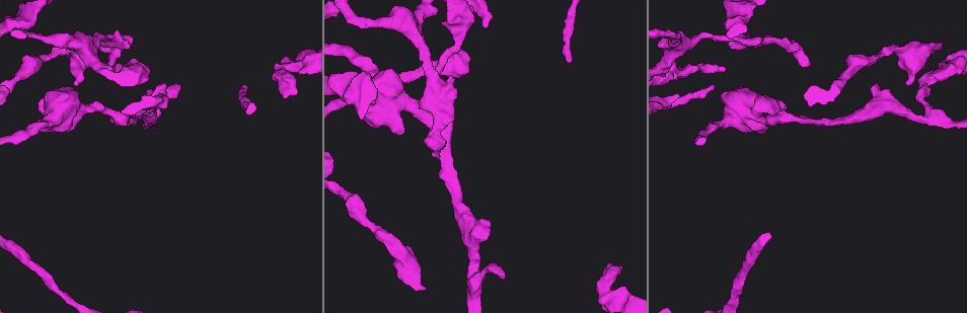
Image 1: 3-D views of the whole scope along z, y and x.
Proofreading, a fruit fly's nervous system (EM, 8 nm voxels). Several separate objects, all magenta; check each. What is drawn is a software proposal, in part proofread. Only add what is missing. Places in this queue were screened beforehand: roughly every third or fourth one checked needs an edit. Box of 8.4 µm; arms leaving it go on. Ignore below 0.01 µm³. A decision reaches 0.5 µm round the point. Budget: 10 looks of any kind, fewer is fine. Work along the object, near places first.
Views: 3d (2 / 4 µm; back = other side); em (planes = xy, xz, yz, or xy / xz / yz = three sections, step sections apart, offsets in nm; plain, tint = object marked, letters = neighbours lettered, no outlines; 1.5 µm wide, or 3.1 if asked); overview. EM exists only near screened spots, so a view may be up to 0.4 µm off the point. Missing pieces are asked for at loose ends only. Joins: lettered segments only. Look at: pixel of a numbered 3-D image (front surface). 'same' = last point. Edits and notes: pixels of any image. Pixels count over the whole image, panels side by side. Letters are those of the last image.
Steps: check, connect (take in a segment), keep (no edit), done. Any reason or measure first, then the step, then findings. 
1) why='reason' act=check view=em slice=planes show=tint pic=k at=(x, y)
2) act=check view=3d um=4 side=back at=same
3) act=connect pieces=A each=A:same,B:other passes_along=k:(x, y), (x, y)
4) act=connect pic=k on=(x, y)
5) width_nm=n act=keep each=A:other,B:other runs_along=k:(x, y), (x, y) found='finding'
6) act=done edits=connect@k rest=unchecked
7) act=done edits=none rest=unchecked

why='free end' act=check view=em slice=planes show=letters pic=1 at=(245, 89)

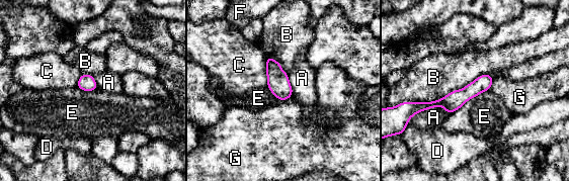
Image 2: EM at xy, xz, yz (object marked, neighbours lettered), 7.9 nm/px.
longest_contact=B:700nm act=keep each=A:other,B:other,C:other,D:other,E:other,F:other,G:other runs_along=2:(490, 80), (452, 102), (419, 104) found='none of them fits'

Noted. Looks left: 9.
why='branch stops here' act=check view=em slice=planes show=letters pic=1 at=(164, 82)

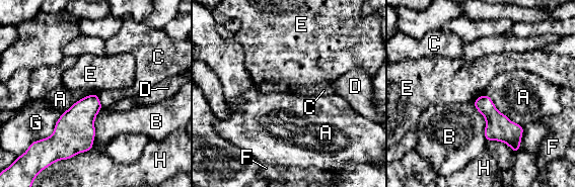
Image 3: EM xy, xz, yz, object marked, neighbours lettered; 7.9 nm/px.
act=keep each=A:other,B:other,C:other,D:other,E:other,F:other,G:other,H:other border=3:(485, 93), (474, 101) found='none of them fits'

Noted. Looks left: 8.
act=check view=3d um=2 pic=1 at=(939, 43)

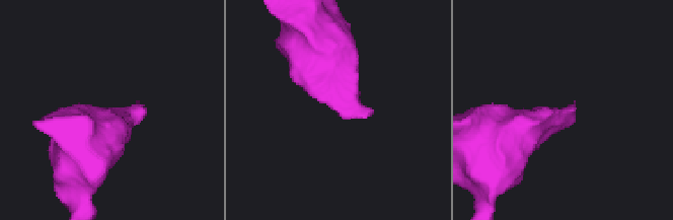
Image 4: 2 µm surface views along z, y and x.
why='now the EM' act=check view=em slice=planes show=tint pic=4 at=(141, 110)

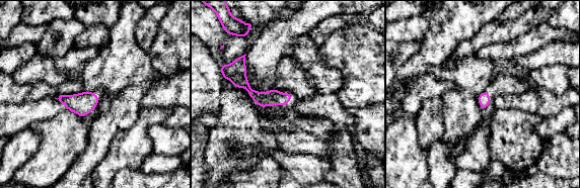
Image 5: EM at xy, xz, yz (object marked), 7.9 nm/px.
act=check view=em slice=planes show=letters at=same

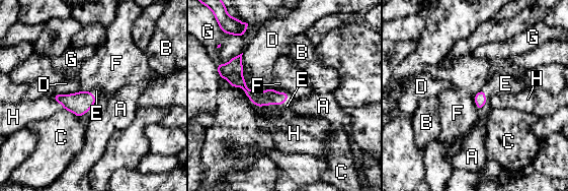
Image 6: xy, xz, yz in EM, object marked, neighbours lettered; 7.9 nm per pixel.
act=connect pieces=E each=A:other,B:other,C:other,D:other,E:same,F:other,G:other,H:other passes_along=6:(269, 97), (278, 104), (287, 106) found='the neuron continues'

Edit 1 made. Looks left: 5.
why='an open end' act=check view=em slice=xy step=4 show=letters pic=1 at=(607, 264)

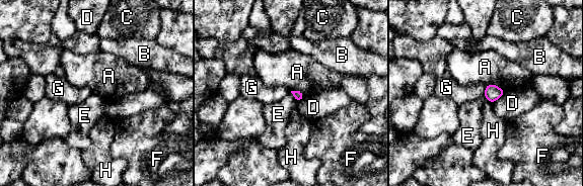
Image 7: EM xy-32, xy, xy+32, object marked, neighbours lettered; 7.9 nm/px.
why='another direction' act=check view=em slice=planes show=letters at=same

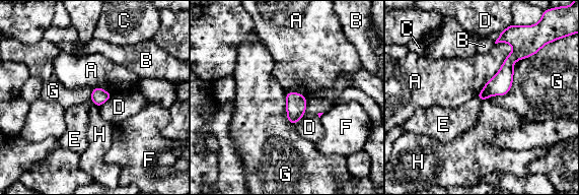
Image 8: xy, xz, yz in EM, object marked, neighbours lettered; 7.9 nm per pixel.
act=keep each=A:other,B:other,C:other,D:other,E:other,F:other,G:other,H:other found='no lettered segment goes on from it'

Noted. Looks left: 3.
act=done edits=connect@6 rest=unchecked

